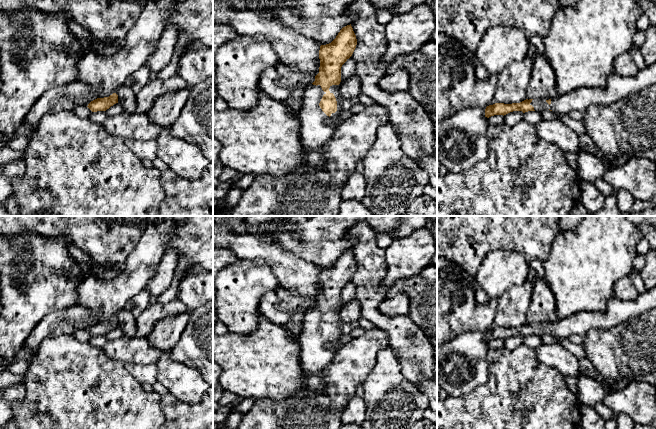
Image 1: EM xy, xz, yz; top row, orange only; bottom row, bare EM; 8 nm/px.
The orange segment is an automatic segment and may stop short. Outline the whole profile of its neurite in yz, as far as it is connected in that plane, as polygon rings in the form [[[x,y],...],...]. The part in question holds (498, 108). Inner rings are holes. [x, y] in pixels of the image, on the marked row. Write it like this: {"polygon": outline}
{"polygon": [[[656,62],[639,69],[634,77],[621,77],[616,73],[610,75],[606,87],[581,88],[553,99],[526,99],[520,103],[495,103],[485,109],[485,117],[506,115],[513,111],[543,111],[568,113],[572,110],[585,112],[593,104],[607,106],[626,96],[644,90],[656,83]]]}

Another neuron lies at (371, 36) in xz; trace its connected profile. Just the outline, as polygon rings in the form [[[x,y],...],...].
[[[354,0],[347,12],[356,15],[351,26],[357,45],[351,58],[356,63],[362,93],[388,111],[407,156],[417,163],[424,155],[436,157],[434,124],[423,107],[408,90],[388,93],[378,85],[387,67],[381,62],[387,39],[385,26],[377,20],[377,9],[369,0]]]

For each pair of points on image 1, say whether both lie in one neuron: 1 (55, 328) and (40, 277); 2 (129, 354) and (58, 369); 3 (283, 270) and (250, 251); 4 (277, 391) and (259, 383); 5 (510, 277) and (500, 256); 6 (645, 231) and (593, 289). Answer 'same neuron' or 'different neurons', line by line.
1: different neurons
2: different neurons
3: same neuron
4: same neuron
5: same neuron
6: different neurons

